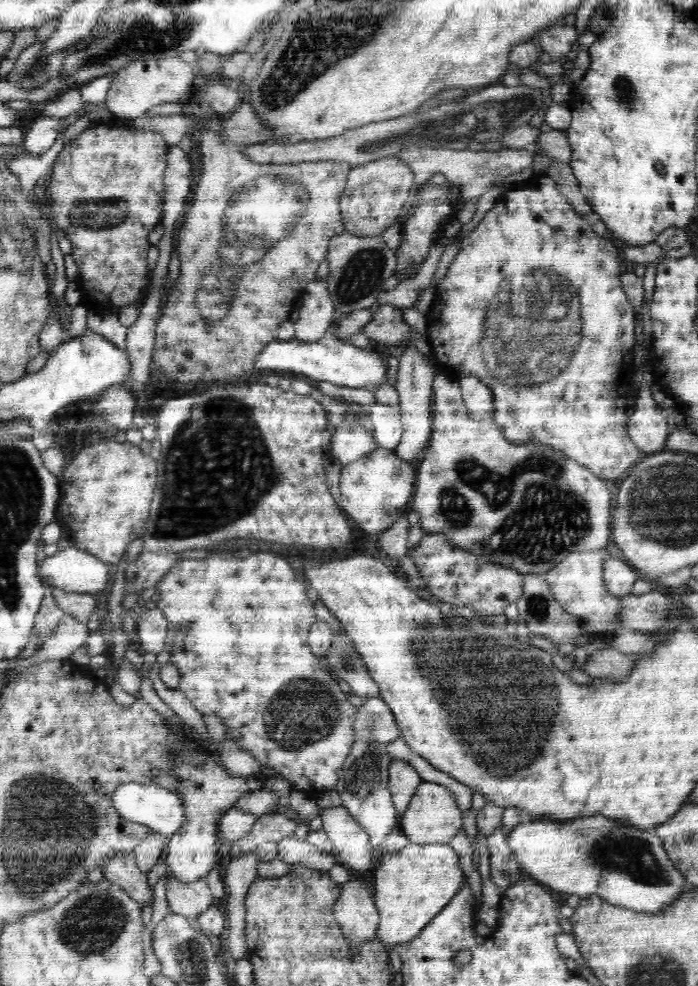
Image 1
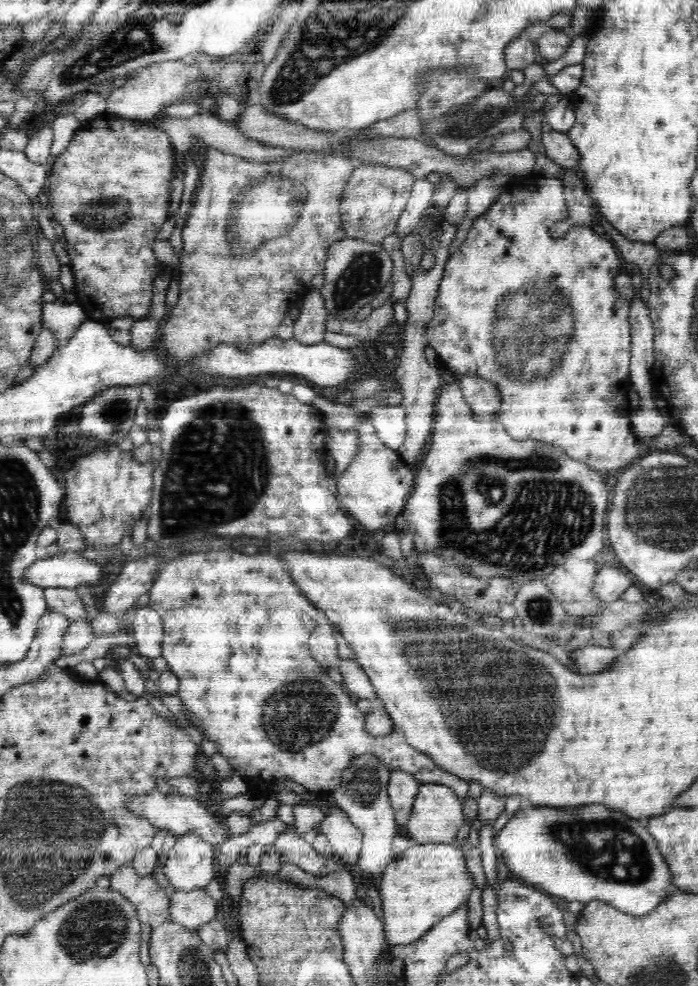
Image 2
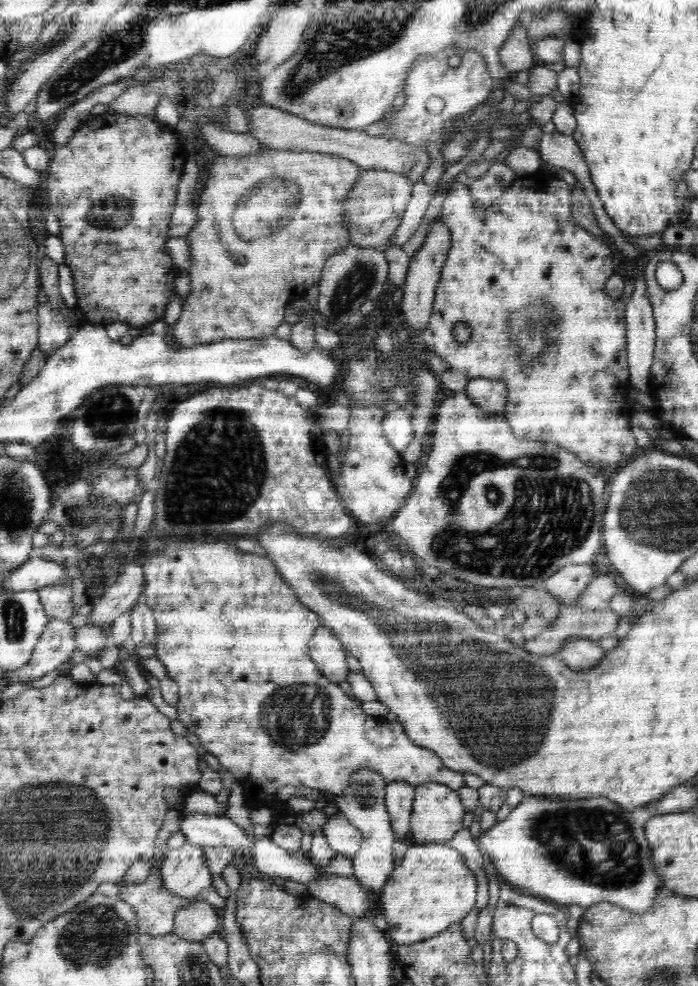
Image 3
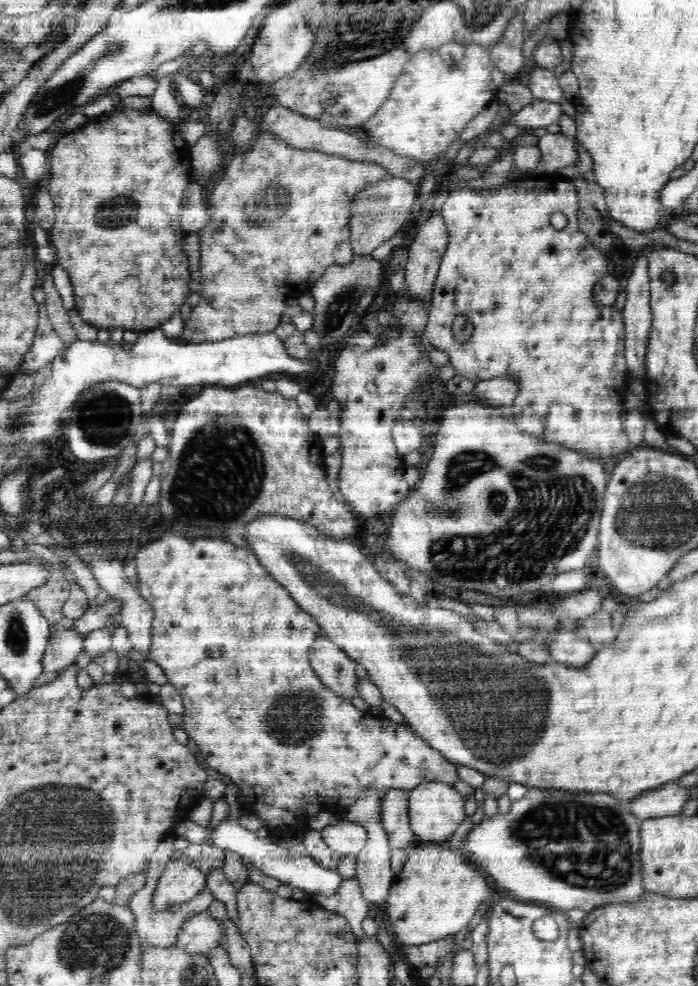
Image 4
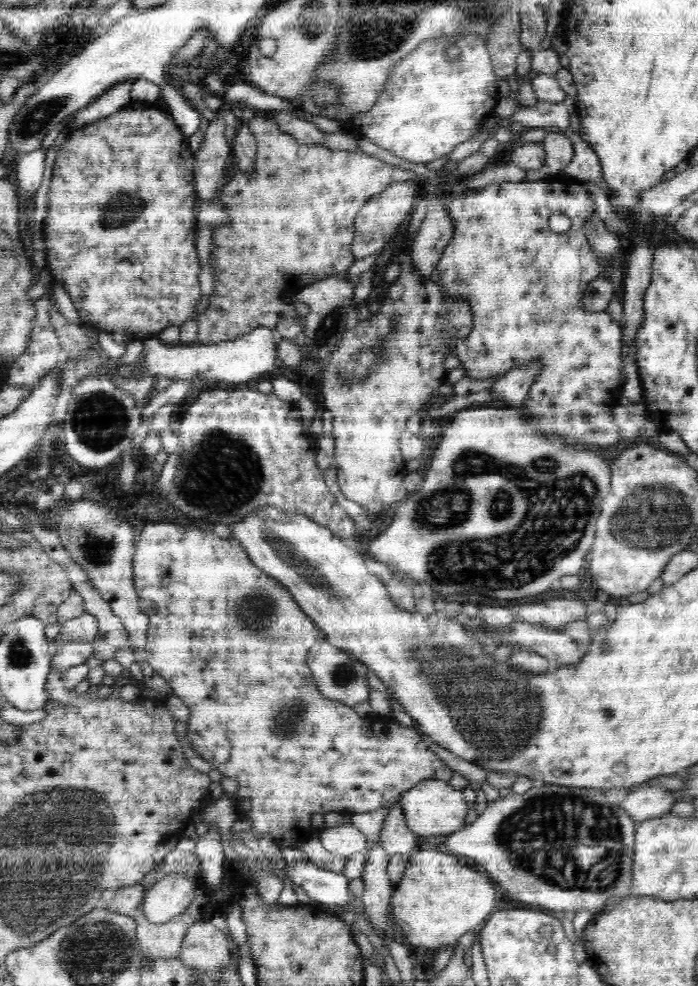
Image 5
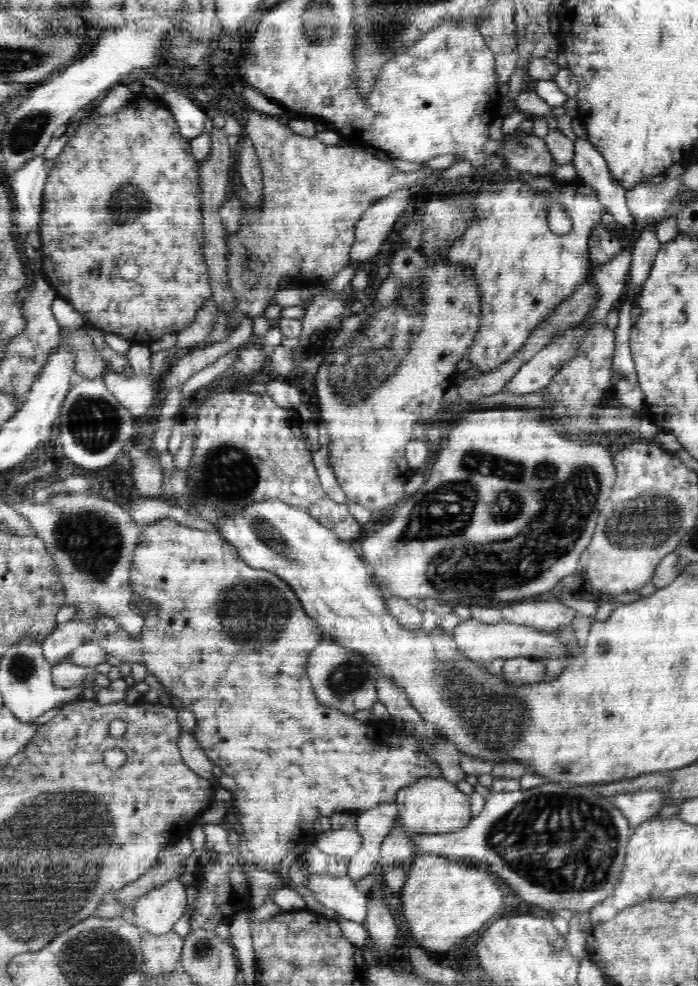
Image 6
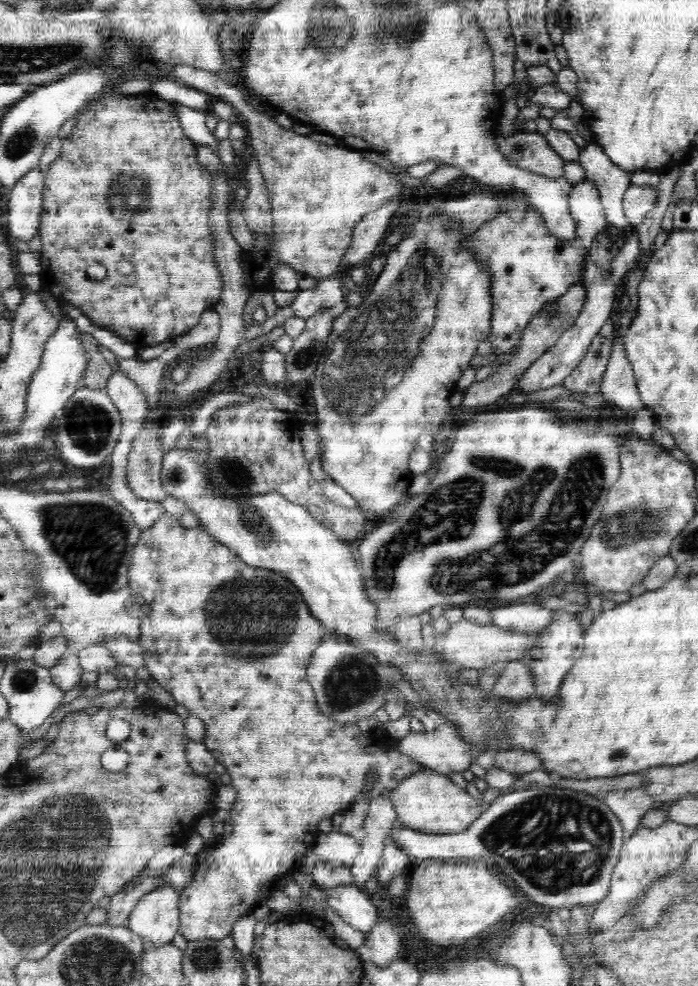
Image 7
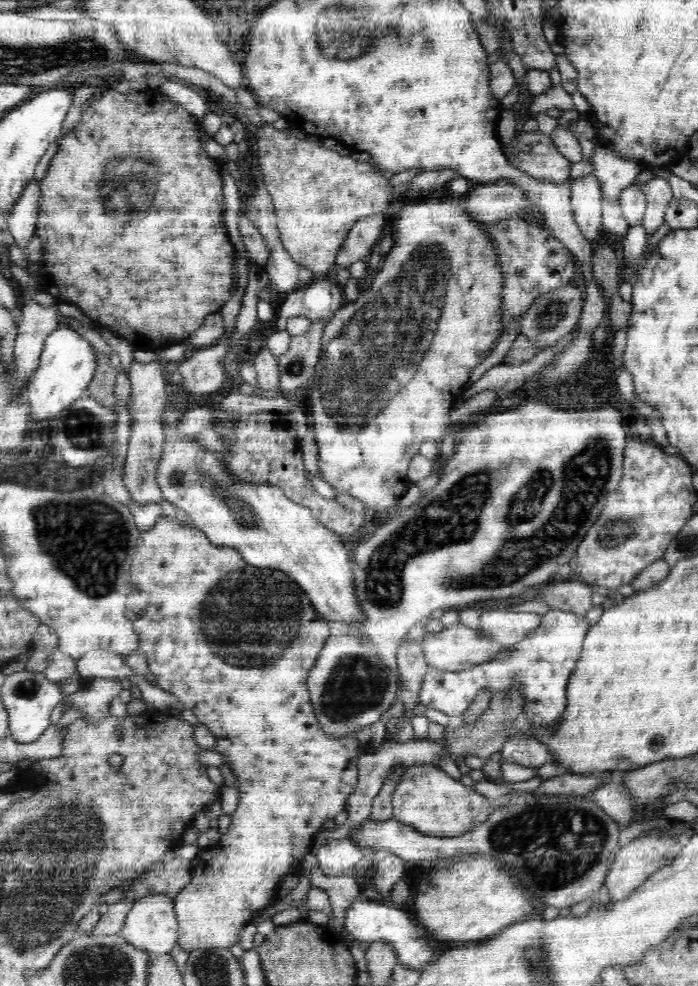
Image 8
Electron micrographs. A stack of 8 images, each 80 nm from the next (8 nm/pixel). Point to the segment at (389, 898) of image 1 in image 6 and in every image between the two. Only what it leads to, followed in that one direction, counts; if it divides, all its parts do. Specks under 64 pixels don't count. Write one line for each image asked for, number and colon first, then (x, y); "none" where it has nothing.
2: (427, 882)
3: (432, 888)
4: (436, 894)
5: (437, 900)
6: (442, 903)

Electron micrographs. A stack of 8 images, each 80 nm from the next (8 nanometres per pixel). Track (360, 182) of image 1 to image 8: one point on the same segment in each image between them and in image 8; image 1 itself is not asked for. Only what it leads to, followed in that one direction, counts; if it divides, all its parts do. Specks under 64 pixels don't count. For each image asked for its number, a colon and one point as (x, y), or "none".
2: (375, 196)
3: (373, 208)
4: (378, 212)
5: (379, 218)
6: (374, 226)
7: (370, 231)
8: (363, 237)

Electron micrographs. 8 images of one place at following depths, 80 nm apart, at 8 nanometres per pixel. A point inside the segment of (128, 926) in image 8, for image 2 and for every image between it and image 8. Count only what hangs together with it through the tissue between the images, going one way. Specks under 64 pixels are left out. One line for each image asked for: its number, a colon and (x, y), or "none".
2: (189, 864)
3: (184, 872)
4: (182, 880)
5: (170, 896)
6: (156, 912)
7: (155, 919)

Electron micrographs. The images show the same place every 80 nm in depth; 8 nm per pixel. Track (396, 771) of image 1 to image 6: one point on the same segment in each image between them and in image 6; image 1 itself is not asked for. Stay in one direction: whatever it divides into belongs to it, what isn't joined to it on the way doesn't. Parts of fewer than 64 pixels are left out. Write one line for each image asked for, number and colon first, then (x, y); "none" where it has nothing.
2: (403, 788)
3: (399, 796)
4: (395, 819)
5: (396, 838)
6: (397, 848)

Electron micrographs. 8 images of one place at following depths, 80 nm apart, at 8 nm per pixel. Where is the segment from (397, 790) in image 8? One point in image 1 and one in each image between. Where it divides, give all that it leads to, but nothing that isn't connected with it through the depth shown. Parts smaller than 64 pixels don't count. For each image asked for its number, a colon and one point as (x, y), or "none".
1: (433, 816)
2: (436, 816)
3: (437, 814)
4: (436, 809)
5: (433, 807)
6: (432, 805)
7: (426, 801)

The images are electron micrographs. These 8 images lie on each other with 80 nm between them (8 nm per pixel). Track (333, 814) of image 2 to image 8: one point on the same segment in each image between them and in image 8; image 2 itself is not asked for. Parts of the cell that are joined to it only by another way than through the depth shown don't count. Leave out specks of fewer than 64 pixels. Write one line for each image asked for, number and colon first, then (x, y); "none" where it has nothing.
3: (346, 839)
4: (348, 838)
5: (346, 839)
6: (345, 842)
7: (335, 848)
8: (338, 857)

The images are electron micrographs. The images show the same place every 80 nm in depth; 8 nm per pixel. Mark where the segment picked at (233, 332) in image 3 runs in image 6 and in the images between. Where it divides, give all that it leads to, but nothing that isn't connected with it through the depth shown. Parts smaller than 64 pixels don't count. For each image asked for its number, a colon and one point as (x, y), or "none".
4: (304, 197)
5: (291, 224)
6: (314, 194)

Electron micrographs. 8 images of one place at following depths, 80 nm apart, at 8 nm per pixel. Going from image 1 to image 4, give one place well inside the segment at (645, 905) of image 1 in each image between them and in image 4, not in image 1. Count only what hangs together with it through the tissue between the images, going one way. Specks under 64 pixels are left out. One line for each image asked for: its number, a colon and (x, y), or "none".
2: (591, 853)
3: (552, 849)
4: (569, 850)

